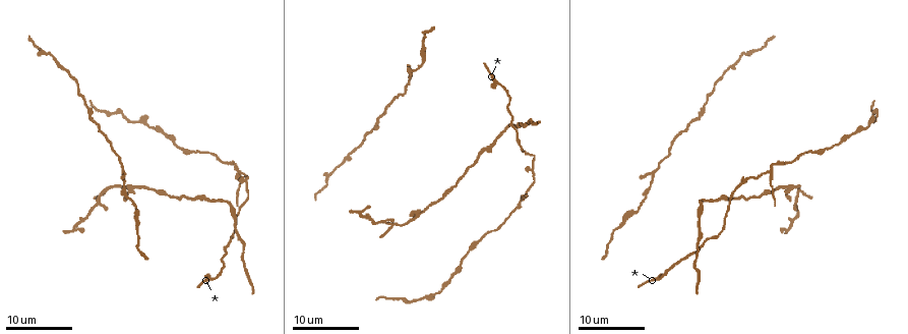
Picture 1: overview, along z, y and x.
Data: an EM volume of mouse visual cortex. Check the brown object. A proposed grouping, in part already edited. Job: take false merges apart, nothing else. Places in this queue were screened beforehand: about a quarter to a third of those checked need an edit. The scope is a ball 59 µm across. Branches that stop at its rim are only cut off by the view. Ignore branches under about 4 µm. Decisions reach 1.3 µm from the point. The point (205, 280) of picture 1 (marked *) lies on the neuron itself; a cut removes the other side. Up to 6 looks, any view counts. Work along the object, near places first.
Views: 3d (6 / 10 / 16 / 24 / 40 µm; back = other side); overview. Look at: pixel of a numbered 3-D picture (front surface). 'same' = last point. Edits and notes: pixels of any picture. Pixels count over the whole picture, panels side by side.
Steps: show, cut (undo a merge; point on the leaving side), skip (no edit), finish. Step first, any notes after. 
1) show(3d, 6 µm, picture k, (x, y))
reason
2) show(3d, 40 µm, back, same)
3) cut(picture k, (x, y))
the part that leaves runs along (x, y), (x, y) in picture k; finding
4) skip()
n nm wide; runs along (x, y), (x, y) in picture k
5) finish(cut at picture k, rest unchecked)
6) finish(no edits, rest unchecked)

show(3d, 24 µm, picture 1, (230, 240))

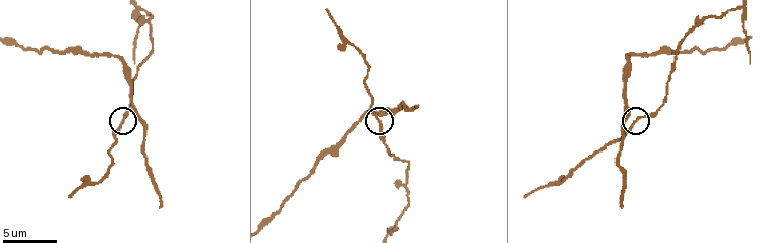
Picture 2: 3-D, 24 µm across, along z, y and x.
show(3d, 10 µm, picture 2, (122, 121))

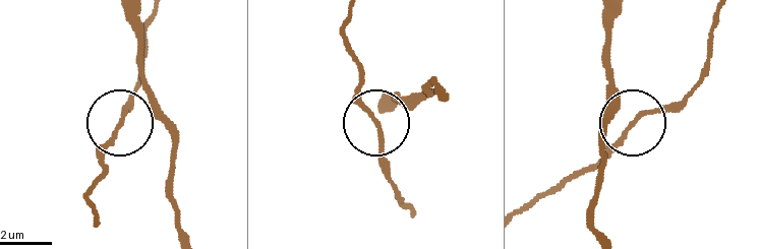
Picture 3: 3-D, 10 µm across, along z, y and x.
skip()
runs along (526, 209), (585, 173), (627, 126), (606, 76) in picture 3; one neuron here

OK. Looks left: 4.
show(3d, 6 µm, picture 2, (136, 9))
arms part here

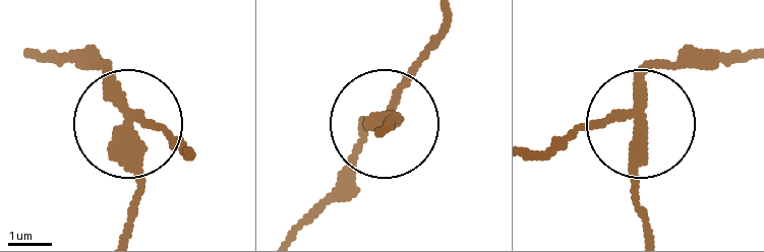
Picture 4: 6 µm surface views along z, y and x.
show(3d, 6 µm, back, picture 4, (641, 121))

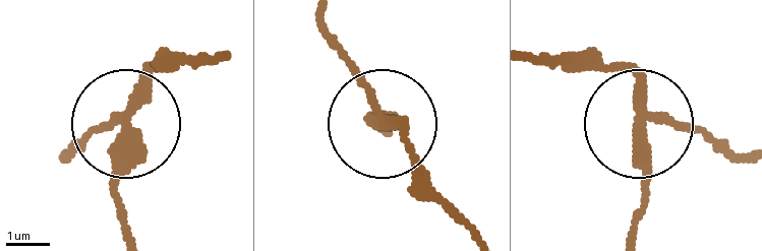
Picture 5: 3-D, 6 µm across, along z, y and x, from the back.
cut(picture 5, (128, 173))
290 nm wide; the part that leaves runs along (133, 114), (115, 197), (122, 230) in picture 5; two neurons meet here

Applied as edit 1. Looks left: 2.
show(3d, 24 µm, picture 1, (388, 222))
three arms meet

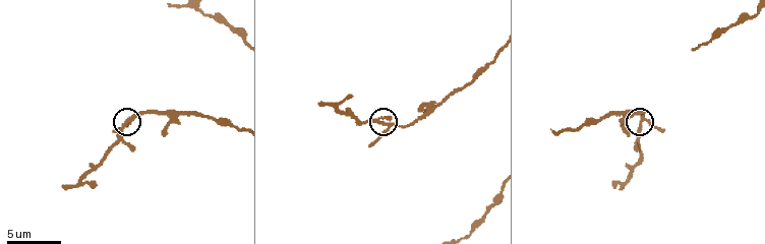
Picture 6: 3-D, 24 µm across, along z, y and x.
show(3d, 6 µm, picture 6, (383, 121))
zoom in

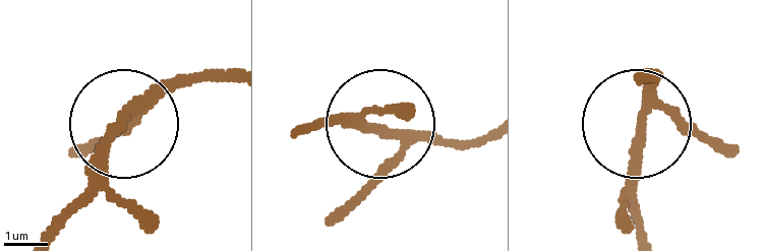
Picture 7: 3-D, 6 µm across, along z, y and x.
skip()
runs along (481, 136), (405, 140), (361, 118), (320, 118) in picture 7; all the same neuron

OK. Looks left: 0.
finish(cut at picture 5, rest unchecked)

